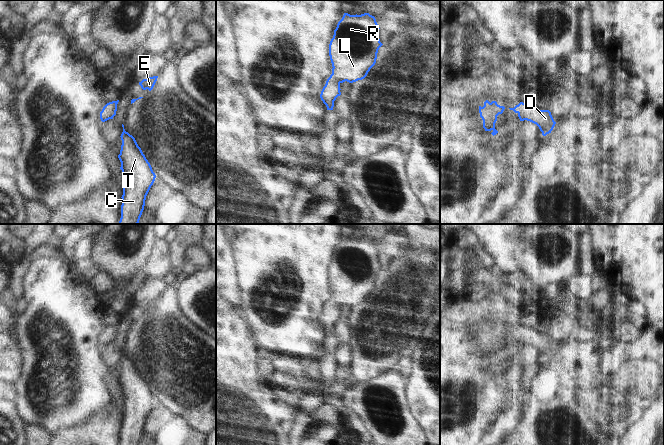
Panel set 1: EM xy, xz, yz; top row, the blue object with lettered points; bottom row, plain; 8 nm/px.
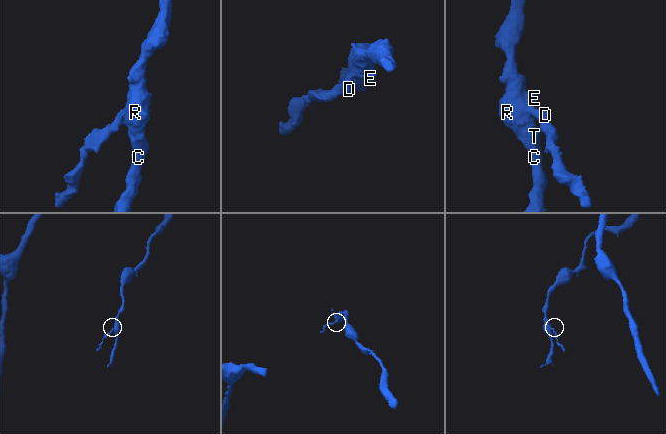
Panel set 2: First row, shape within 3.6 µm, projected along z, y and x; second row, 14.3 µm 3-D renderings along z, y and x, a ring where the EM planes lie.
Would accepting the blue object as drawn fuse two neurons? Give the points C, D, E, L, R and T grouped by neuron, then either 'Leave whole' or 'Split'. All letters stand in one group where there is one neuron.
Groups: C D E L R T. Leave whole.

